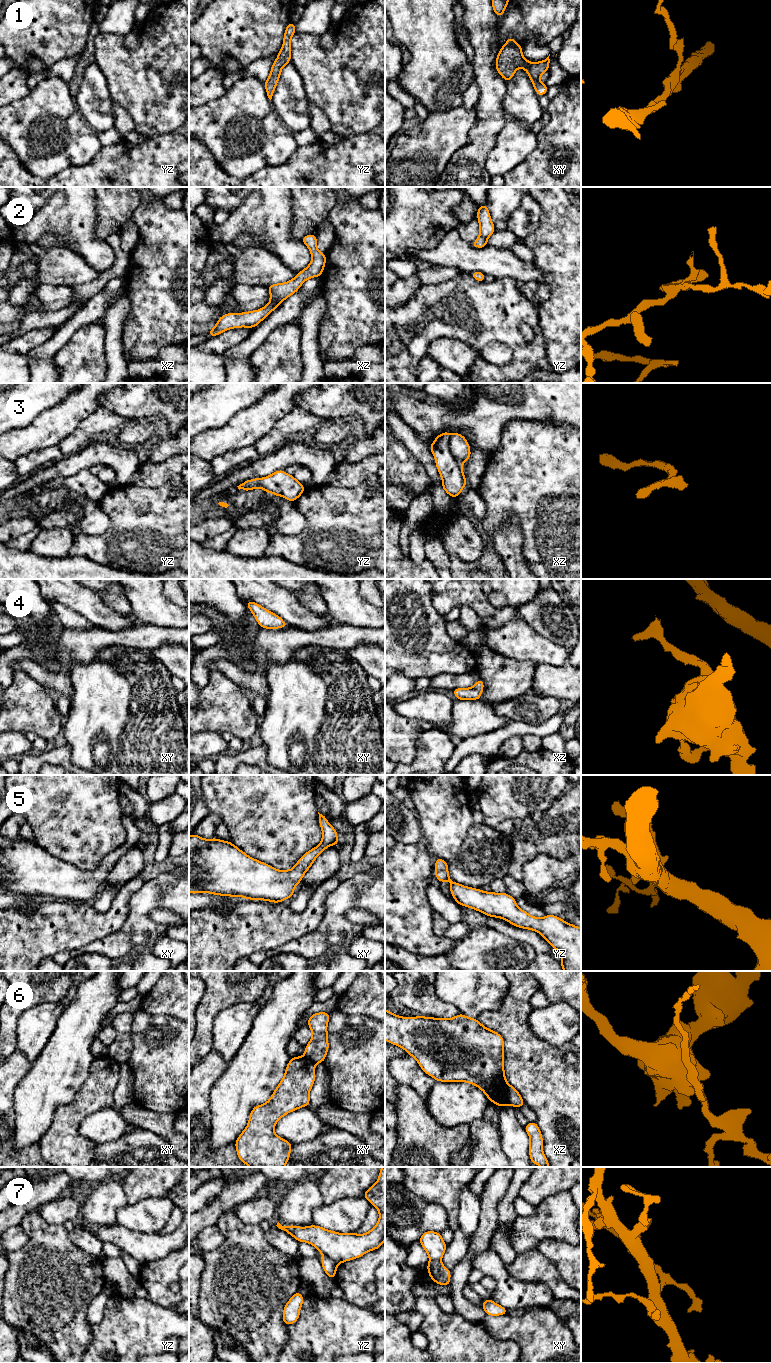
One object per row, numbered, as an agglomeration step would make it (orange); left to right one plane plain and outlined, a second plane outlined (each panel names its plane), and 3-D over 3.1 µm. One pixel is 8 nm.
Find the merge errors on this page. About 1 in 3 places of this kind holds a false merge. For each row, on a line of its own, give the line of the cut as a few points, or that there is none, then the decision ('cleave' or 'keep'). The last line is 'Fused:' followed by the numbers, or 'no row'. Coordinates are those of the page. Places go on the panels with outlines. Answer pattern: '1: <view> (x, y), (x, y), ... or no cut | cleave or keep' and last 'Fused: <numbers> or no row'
1: no cut | keep
2: no cut | keep
3: xz (450, 434), (450, 453), (461, 464) | cleave
4: no cut | keep
5: no cut | keep
6: xz (507, 1084), (506, 1099), (509, 1104) | cleave
7: yz (324, 1255), (331, 1258), (337, 1264) | cleave
Fused: 3, 6, 7

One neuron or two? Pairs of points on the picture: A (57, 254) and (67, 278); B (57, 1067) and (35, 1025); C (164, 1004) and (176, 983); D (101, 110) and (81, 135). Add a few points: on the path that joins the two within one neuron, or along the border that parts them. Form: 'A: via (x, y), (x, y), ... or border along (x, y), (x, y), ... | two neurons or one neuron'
A: via (57, 260), (67, 272) | one neuron
B: border along (56, 1023), (49, 1040), (31, 1063) | two neurons
C: via (167, 999), (172, 994), (172, 988) | one neuron
D: border along (76, 105), (81, 115), (96, 132) | two neurons

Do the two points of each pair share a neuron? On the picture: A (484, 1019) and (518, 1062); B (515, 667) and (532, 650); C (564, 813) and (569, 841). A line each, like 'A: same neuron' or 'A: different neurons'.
A: same neuron
B: different neurons
C: same neuron

